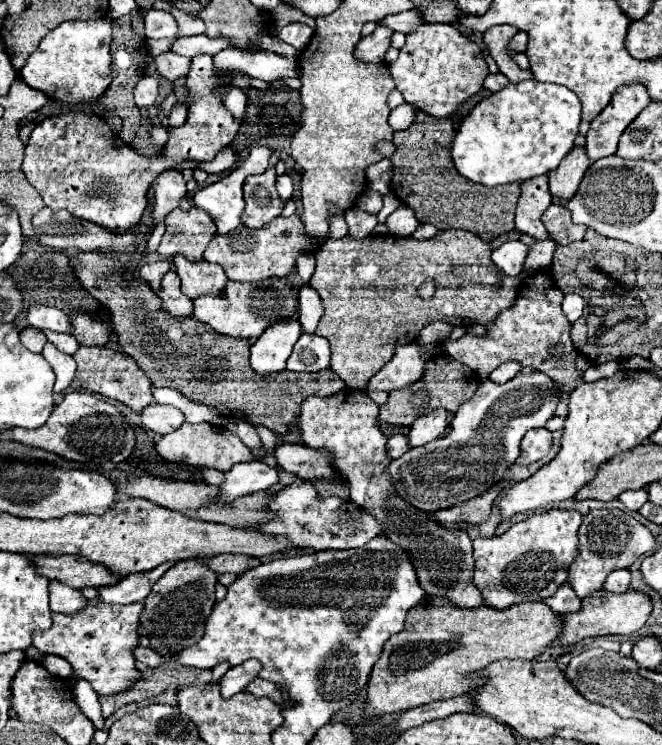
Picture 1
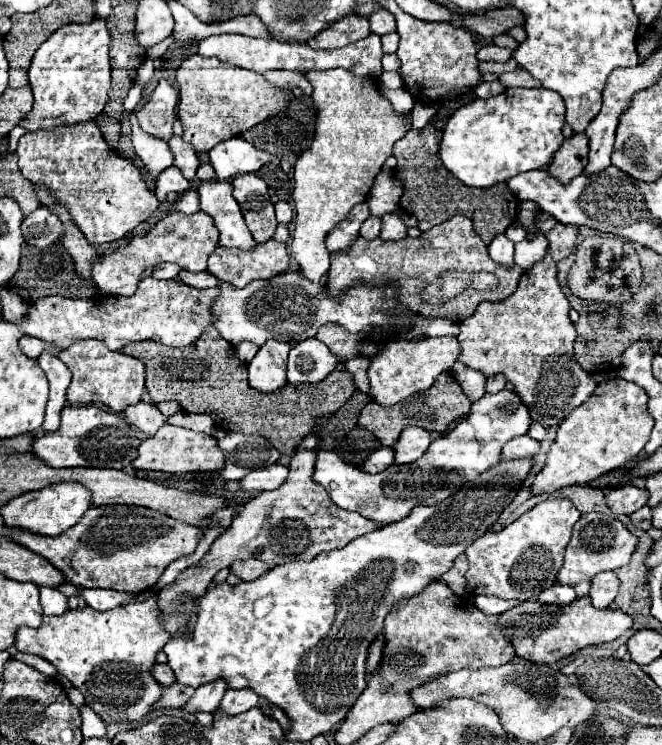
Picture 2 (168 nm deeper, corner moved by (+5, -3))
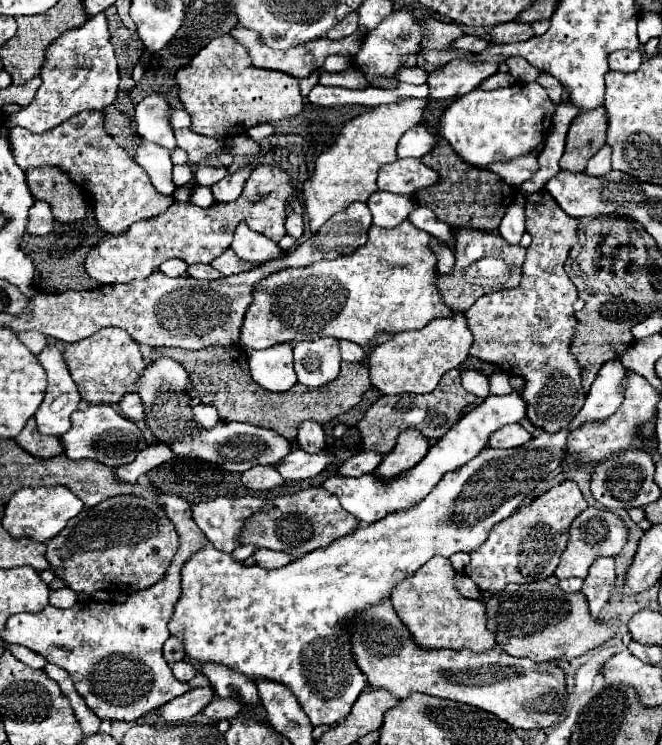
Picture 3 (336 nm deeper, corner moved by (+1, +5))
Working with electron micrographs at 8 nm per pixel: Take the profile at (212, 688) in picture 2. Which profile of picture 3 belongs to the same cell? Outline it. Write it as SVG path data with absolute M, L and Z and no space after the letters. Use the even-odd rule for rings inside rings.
M205 686L205 688L193 688L189 690L187 694L167 702L163 708L157 710L157 716L165 722L165 724L177 724L177 722L183 722L183 720L189 720L191 716L199 714L201 708L211 702L215 696L213 688L211 686Z

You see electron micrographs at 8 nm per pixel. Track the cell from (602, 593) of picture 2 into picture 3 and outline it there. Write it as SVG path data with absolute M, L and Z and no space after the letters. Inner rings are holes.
M599 558L589 568L589 576L583 580L583 594L589 602L589 612L597 618L599 610L609 602L615 588L615 562L613 558Z

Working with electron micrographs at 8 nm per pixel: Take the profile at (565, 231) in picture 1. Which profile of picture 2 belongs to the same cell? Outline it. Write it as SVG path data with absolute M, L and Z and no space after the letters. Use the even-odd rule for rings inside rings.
M541 210L535 222L549 240L545 258L523 272L517 290L509 298L479 304L475 314L459 324L459 362L479 370L487 378L499 372L505 374L521 400L529 406L533 422L555 428L573 408L593 394L597 384L573 358L577 332L569 320L569 300L557 282L557 262L573 252L577 226L565 226Z

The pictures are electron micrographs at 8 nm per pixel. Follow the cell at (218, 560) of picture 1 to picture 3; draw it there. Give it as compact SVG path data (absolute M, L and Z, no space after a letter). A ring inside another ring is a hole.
M267 548L257 550L255 558L257 558L257 564L263 566L263 568L281 568L281 566L287 566L289 562L293 562L291 554L277 552L277 550L267 550Z

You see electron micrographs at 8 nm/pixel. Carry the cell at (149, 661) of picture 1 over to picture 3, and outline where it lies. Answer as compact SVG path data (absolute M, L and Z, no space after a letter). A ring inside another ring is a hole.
M181 660L181 662L173 664L171 668L173 668L175 678L177 678L177 680L181 680L181 682L189 682L189 680L193 680L193 678L197 676L197 674L195 674L195 670L191 668L191 664L189 664L189 662L185 662L185 660Z

